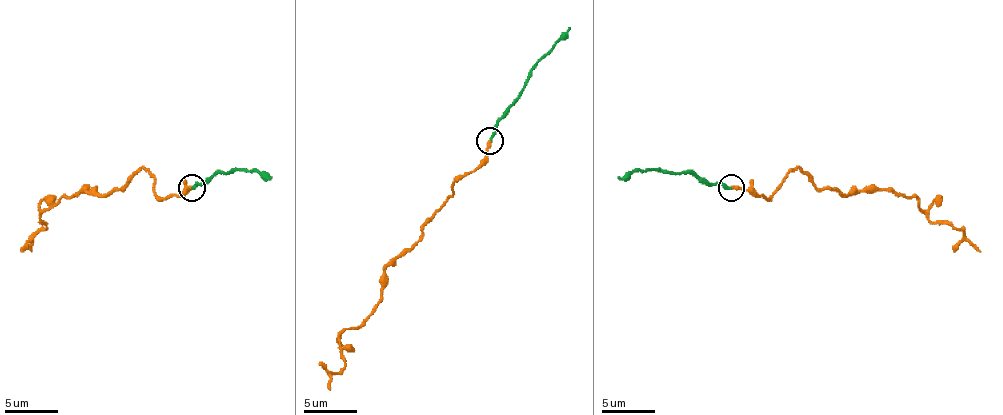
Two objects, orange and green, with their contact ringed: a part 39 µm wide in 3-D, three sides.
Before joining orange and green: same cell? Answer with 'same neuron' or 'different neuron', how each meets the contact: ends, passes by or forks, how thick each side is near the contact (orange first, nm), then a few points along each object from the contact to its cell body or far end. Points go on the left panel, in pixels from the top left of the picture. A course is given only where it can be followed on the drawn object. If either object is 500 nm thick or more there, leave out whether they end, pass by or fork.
same neuron; orange ends; green ends; calibres 260 and 200 nm; course orange (192, 187), (160, 197), (155, 179), (141, 168), (123, 189), (80, 189), (40, 216), (45, 227), (21, 251); course green (192, 187), (213, 173), (229, 171), (261, 171), (272, 179)

